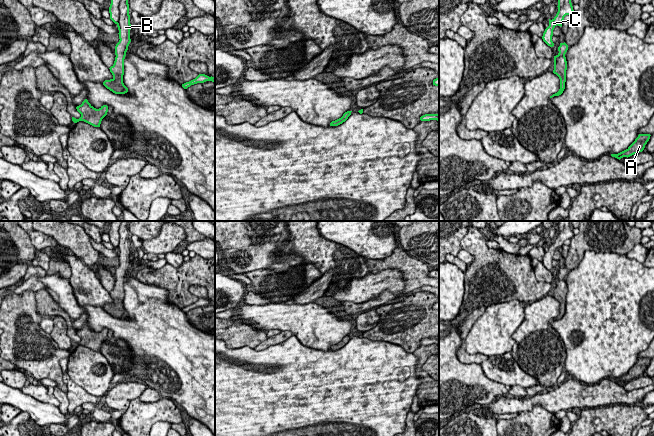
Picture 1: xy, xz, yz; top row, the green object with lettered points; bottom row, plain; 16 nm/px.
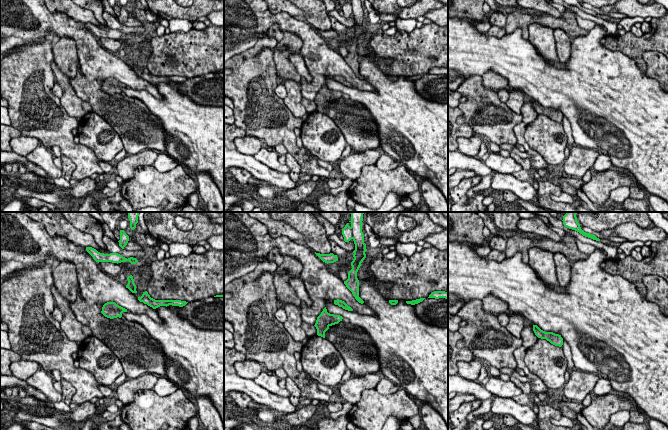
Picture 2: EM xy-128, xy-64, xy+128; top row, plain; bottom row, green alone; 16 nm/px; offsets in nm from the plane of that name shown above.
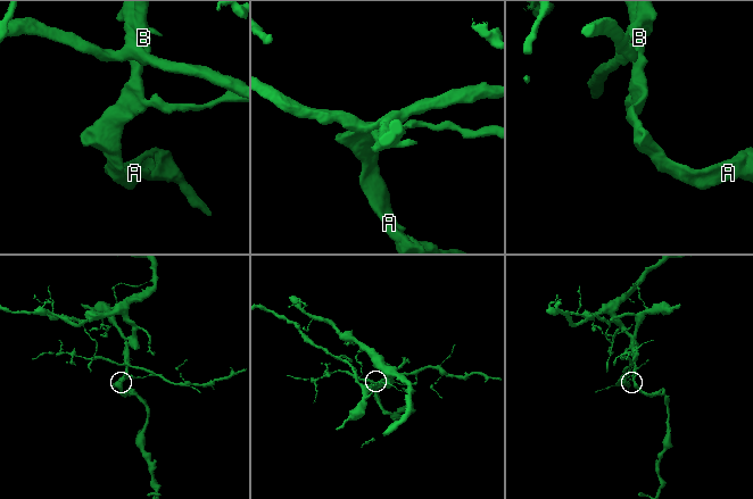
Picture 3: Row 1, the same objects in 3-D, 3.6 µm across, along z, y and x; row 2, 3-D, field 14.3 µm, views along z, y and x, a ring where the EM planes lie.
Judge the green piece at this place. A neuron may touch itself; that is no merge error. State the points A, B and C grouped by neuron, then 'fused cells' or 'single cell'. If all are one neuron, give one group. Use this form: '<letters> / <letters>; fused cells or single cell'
A B / C; fused cells

